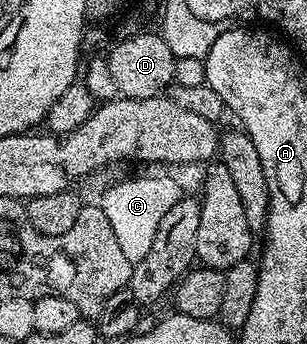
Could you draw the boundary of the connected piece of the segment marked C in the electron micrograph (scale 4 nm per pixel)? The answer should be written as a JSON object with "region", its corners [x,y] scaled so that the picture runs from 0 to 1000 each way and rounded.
{"region":[[[472,509],[463,520],[407,520],[342,555],[342,570],[322,578],[336,619],[349,619],[349,642],[362,642],[362,666],[375,677],[388,715],[414,744],[414,759],[433,767],[466,759],[505,703],[505,674],[518,669],[518,642],[570,584],[596,576],[590,544],[550,509]]]}

